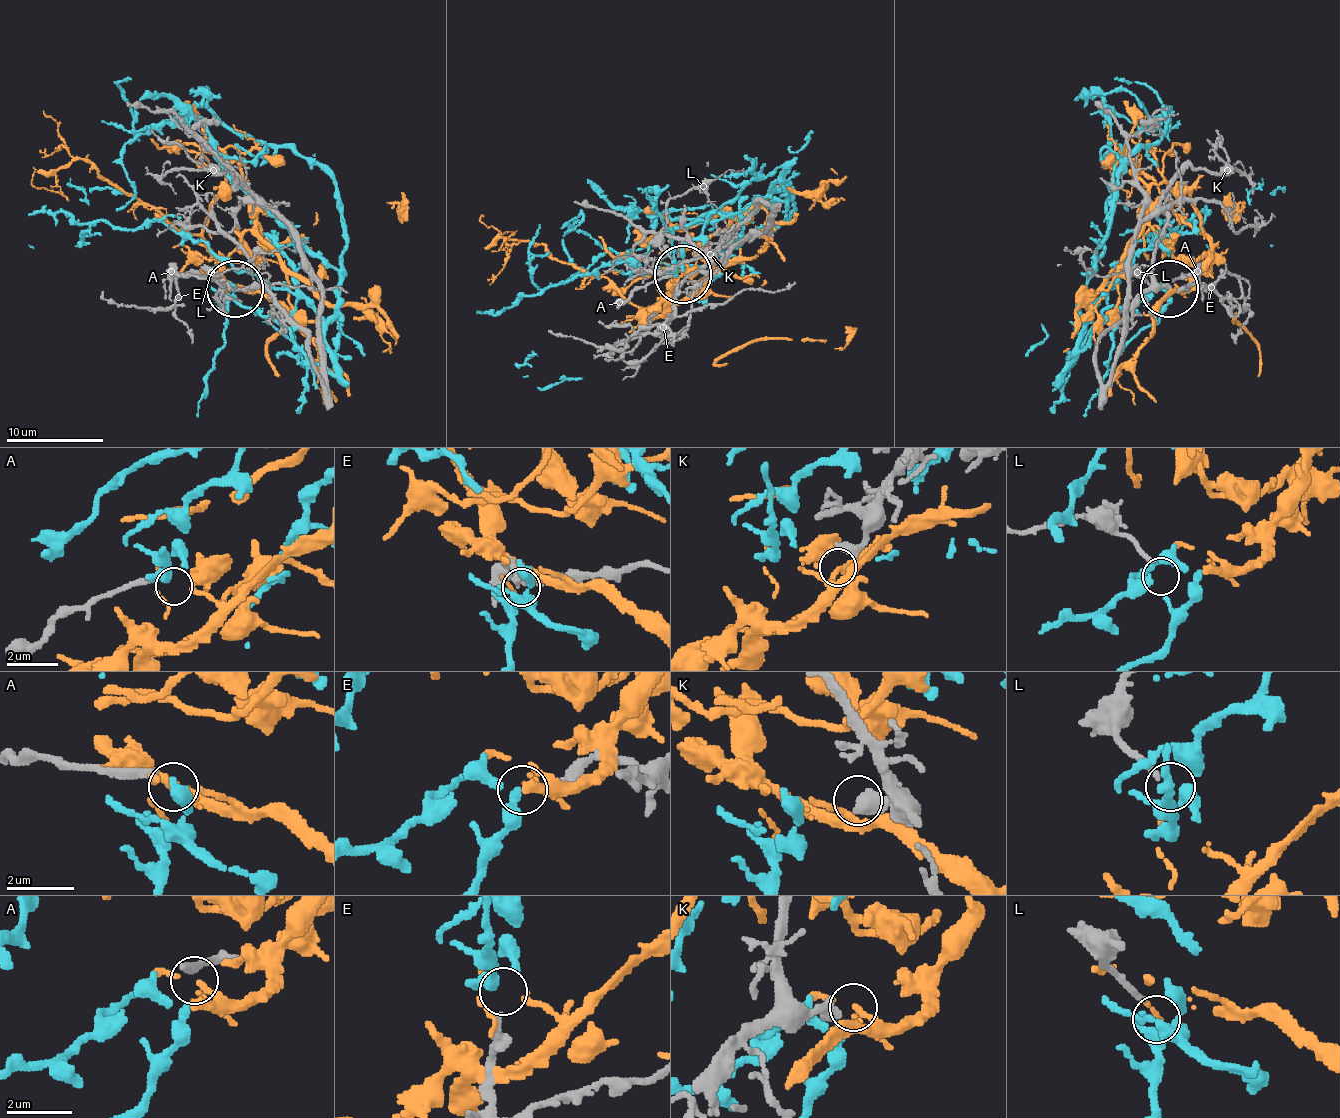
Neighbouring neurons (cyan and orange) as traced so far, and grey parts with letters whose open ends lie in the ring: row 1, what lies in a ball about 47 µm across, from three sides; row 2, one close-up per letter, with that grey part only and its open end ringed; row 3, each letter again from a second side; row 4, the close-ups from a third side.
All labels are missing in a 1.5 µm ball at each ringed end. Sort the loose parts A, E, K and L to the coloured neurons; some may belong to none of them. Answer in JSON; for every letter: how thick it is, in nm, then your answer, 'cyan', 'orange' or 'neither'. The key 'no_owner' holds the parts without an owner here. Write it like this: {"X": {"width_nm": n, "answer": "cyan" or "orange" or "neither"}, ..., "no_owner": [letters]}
{"A": {"width_nm": 220, "answer": "neither"}, "E": {"width_nm": 280, "answer": "cyan"}, "K": {"width_nm": 440, "answer": "neither"}, "L": {"width_nm": 160, "answer": "neither"}, "no_owner": ["A", "K", "L"]}

